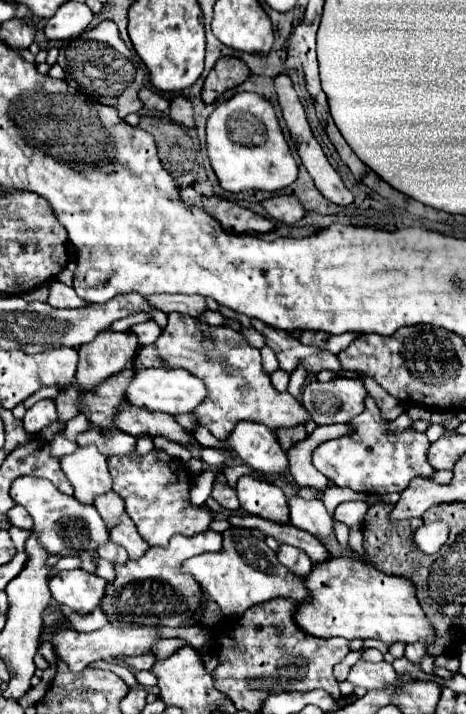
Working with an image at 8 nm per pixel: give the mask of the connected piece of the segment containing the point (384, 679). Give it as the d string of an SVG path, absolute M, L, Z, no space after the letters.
M357 661L353 667L351 667L351 673L349 673L349 681L355 685L355 687L363 687L363 689L377 689L385 683L395 683L397 681L397 673L395 669L385 663L385 661L379 661L379 663L371 663L371 661Z

